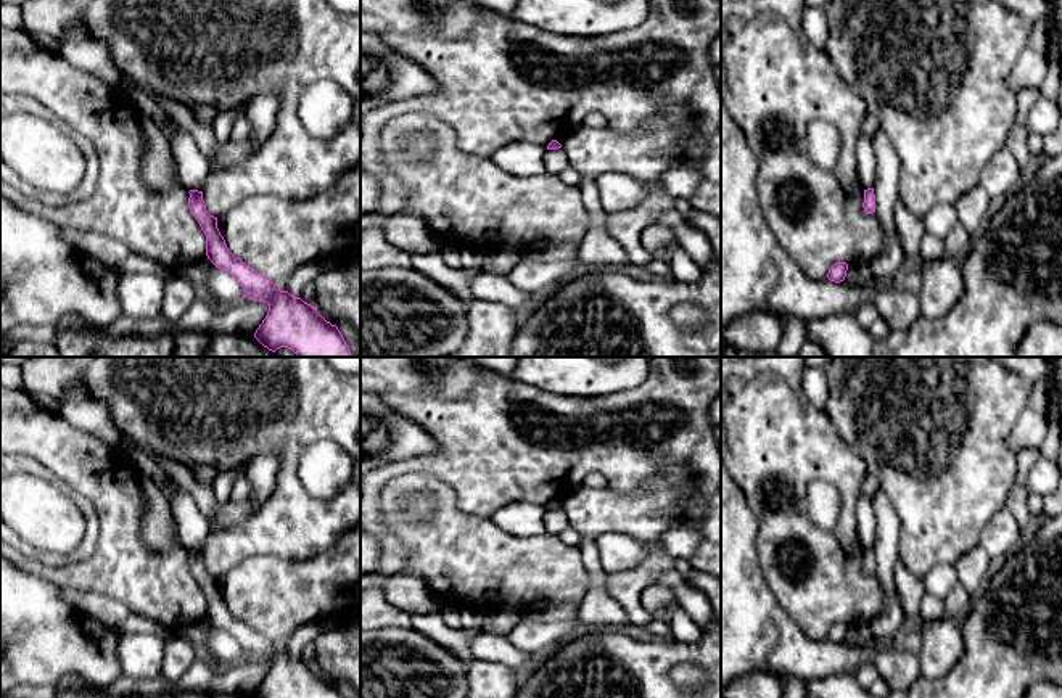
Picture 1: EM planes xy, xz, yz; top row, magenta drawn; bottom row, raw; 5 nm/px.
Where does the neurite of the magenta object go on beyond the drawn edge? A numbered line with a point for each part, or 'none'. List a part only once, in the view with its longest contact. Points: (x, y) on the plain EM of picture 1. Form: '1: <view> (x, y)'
1: xy (193, 528)

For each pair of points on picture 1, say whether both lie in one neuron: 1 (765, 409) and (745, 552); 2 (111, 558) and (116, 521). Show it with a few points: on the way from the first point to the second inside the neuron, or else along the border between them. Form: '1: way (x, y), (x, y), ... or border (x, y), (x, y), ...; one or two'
1: border (737, 483), (757, 521), (758, 549); two
2: way (116, 549), (116, 531); one

